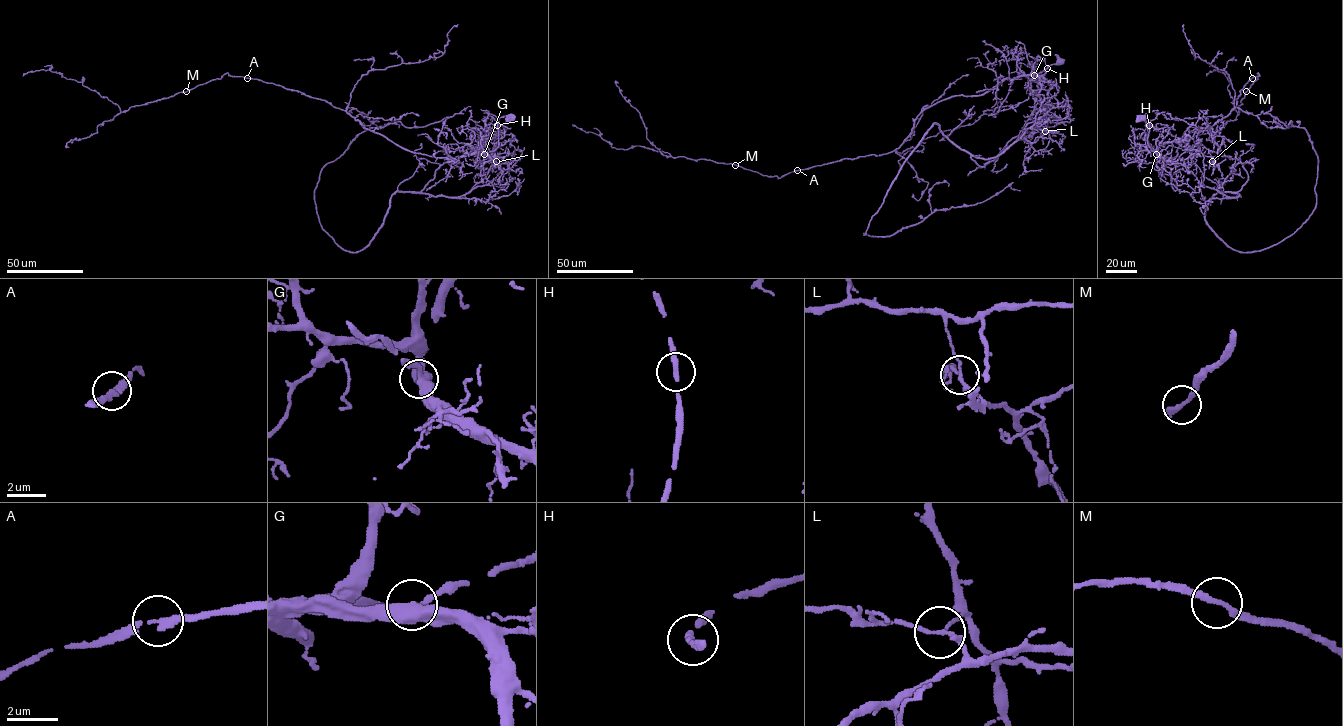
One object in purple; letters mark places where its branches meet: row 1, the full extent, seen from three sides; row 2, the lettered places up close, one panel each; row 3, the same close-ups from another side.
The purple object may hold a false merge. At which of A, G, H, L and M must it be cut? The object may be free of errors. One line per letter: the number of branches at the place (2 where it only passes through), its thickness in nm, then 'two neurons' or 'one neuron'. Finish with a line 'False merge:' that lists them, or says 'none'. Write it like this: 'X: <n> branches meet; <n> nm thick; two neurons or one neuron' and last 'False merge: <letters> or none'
A: 2 branches meet; 170 nm thick; one neuron
G: 3 branches meet; 440 nm thick; one neuron
H: 2 branches meet; 200 nm thick; one neuron
L: 4 branches meet; 130 nm thick; two neurons
M: 2 branches meet; 200 nm thick; one neuron
False merge: L

